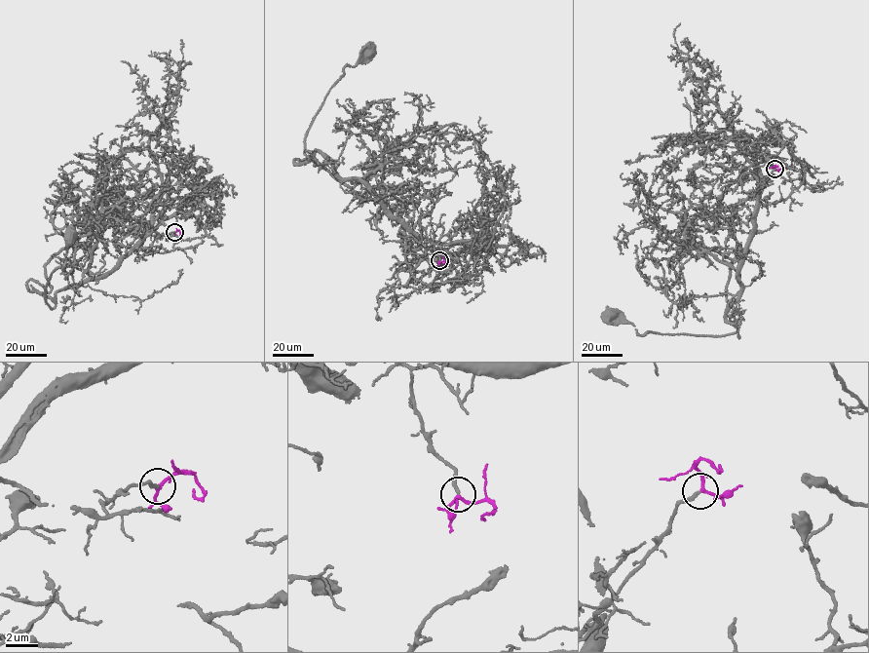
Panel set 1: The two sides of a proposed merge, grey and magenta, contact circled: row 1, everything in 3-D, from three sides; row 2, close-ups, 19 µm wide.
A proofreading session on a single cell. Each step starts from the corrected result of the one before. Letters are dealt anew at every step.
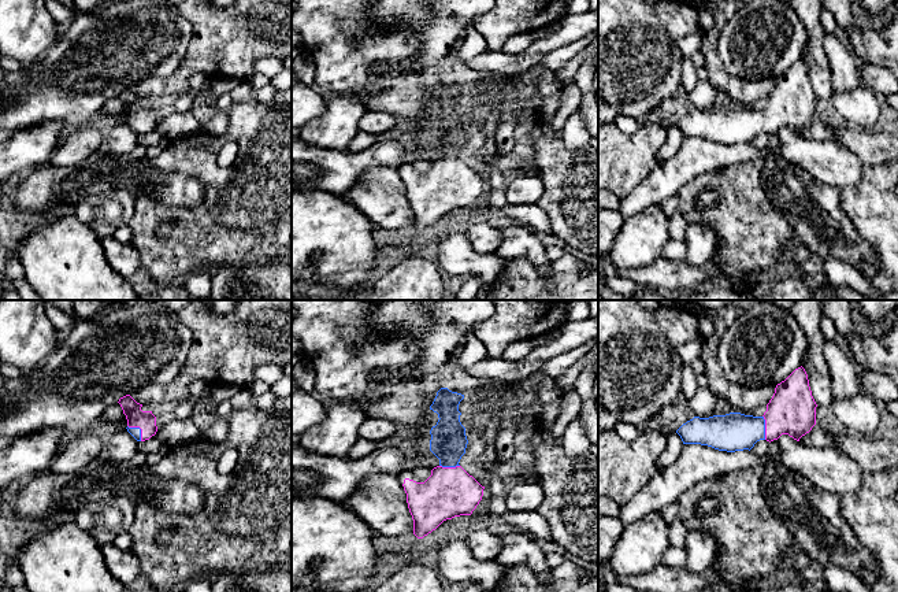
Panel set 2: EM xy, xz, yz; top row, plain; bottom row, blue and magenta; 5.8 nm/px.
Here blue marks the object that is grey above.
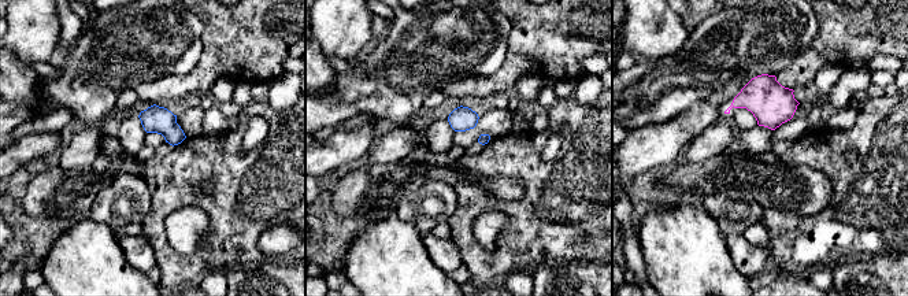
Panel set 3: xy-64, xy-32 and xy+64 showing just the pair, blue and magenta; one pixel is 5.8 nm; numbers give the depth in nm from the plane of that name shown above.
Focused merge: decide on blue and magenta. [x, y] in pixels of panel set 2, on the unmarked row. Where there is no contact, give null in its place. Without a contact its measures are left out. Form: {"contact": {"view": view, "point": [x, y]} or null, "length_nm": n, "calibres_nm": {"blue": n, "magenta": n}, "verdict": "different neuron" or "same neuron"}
{"contact": {"view": "xy", "point": [140, 122]}, "length_nm": 130, "calibres_nm": {"blue": 60, "magenta": 110}, "verdict": "same neuron"}

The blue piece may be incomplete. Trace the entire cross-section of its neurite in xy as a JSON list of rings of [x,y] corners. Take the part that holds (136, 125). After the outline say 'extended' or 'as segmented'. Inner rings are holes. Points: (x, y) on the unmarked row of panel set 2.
[[[126,88],[118,95],[127,112],[127,125],[137,133],[145,134],[156,127],[156,110],[152,104],[142,104],[142,97],[137,96],[130,88]]]; extended

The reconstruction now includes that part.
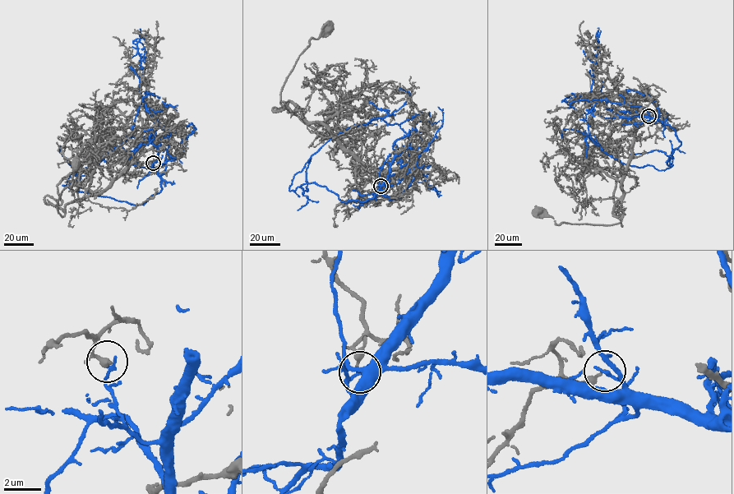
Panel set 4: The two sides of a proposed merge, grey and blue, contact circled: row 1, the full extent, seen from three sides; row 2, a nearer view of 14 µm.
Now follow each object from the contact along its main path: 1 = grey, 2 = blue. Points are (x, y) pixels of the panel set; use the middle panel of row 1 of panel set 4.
1: (380, 186), (376, 170), (323, 124), (310, 123), (291, 103), (281, 103), (281, 89), (299, 55), (326, 28)
2: (380, 186), (362, 202), (313, 182), (288, 189), (352, 126), (421, 114), (426, 125)

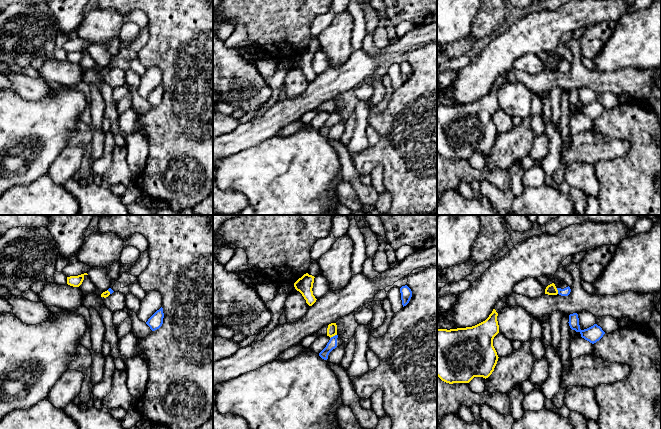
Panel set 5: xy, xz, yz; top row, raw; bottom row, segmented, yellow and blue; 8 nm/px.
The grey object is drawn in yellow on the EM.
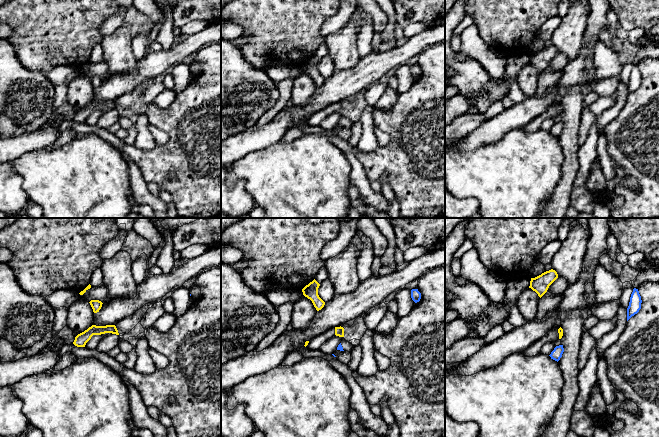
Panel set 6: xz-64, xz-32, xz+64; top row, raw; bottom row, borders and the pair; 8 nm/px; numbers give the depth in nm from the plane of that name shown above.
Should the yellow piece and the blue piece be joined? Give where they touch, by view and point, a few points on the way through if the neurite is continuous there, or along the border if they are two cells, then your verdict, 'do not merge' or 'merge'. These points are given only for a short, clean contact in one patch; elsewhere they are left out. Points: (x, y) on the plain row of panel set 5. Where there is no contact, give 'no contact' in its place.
contact xz (333, 111); border xz (336, 110), (330, 114); do not merge

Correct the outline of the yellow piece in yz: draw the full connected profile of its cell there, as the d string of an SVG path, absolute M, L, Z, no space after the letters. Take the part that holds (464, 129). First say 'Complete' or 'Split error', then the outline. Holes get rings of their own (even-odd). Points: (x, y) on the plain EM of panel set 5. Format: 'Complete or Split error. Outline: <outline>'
Complete. Outline: M493 85L489 93L472 103L437 105L437 152L444 158L469 159L474 153L488 154L498 137L493 115L499 109L498 89Z

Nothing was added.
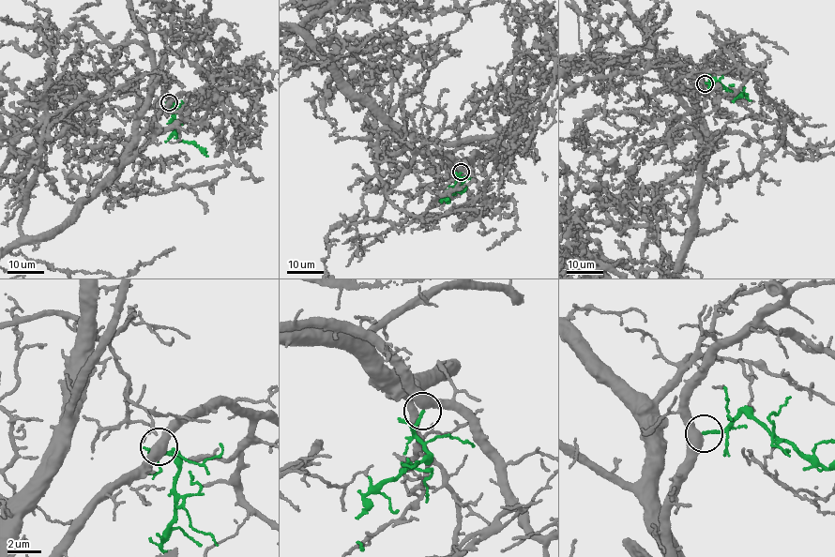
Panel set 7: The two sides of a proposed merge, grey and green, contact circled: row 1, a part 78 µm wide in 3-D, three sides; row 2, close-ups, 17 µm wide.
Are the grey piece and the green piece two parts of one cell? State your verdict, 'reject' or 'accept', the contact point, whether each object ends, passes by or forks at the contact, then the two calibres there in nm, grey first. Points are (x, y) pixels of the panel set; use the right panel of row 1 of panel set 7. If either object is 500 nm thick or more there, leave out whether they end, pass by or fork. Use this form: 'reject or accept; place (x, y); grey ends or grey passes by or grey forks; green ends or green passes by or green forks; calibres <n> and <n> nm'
accept; place (705, 83); grey passes by; green ends; calibres 480 and 190 nm

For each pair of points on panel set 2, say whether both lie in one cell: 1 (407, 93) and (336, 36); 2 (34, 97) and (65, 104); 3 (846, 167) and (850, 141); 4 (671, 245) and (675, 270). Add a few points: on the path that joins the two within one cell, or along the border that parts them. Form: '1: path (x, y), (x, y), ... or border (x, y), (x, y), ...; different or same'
1: path (386, 82), (379, 78), (367, 78), (345, 56); same
2: path (41, 97), (58, 97); same
3: border (834, 141), (852, 151), (864, 163); different
4: border (661, 256), (671, 259), (683, 258); different

